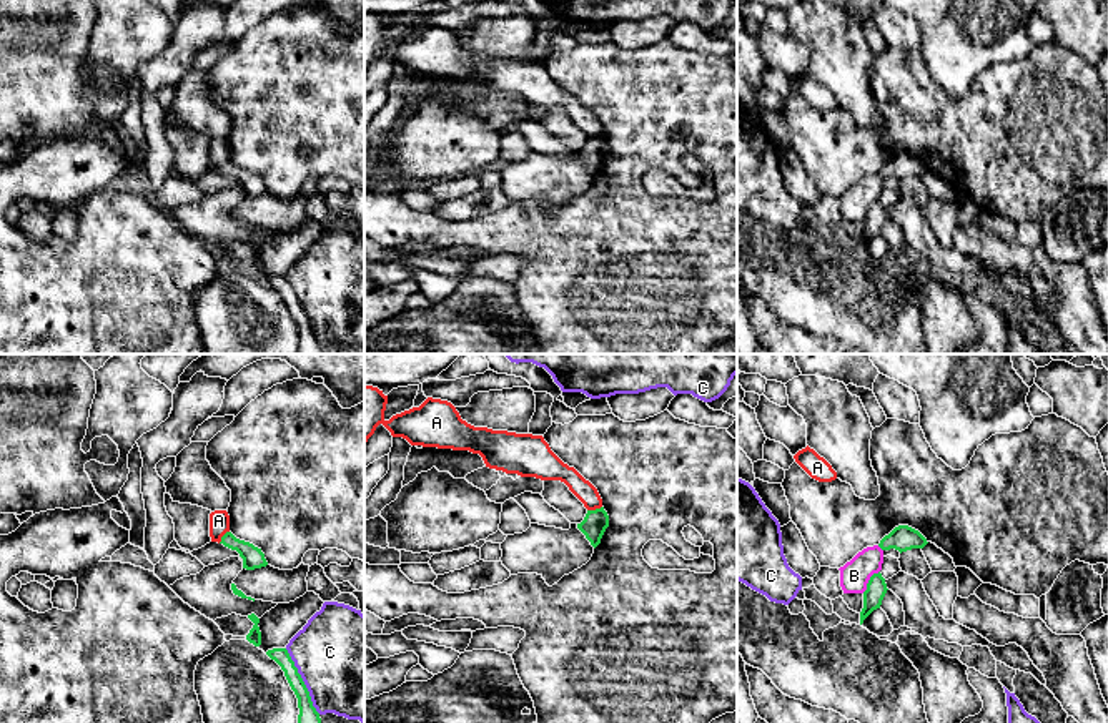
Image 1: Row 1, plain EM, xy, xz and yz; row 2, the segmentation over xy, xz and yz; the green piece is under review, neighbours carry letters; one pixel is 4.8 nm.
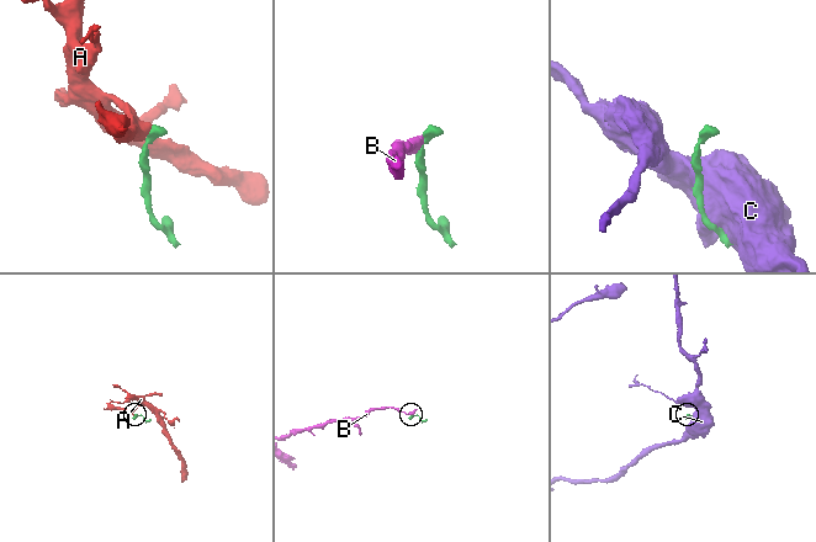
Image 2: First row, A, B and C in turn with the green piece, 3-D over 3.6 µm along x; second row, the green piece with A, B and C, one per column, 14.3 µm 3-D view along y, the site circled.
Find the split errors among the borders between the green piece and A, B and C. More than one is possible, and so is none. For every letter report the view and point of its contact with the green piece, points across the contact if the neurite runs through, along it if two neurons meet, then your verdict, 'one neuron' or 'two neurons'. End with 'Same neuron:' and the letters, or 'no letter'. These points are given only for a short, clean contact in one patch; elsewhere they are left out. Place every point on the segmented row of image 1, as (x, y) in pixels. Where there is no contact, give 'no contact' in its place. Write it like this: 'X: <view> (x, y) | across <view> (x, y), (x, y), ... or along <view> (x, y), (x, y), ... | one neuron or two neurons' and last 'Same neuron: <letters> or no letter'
A: xz (596, 509) | along xz (601, 506), (588, 511) | two neurons
B: yz (869, 580) | along yz (879, 570), (870, 577), (862, 592) | two neurons
C: xy (303, 682) | two neurons
Same neuron: no letter

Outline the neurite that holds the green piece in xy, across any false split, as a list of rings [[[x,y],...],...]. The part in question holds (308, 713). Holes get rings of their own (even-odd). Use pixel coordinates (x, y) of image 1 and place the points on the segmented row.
[[[273,648],[273,650],[268,650],[266,655],[281,666],[291,690],[298,698],[298,708],[299,708],[298,723],[321,723],[319,713],[313,706],[309,691],[301,675],[298,673],[298,668],[294,666],[294,662],[291,660],[288,650]]]

